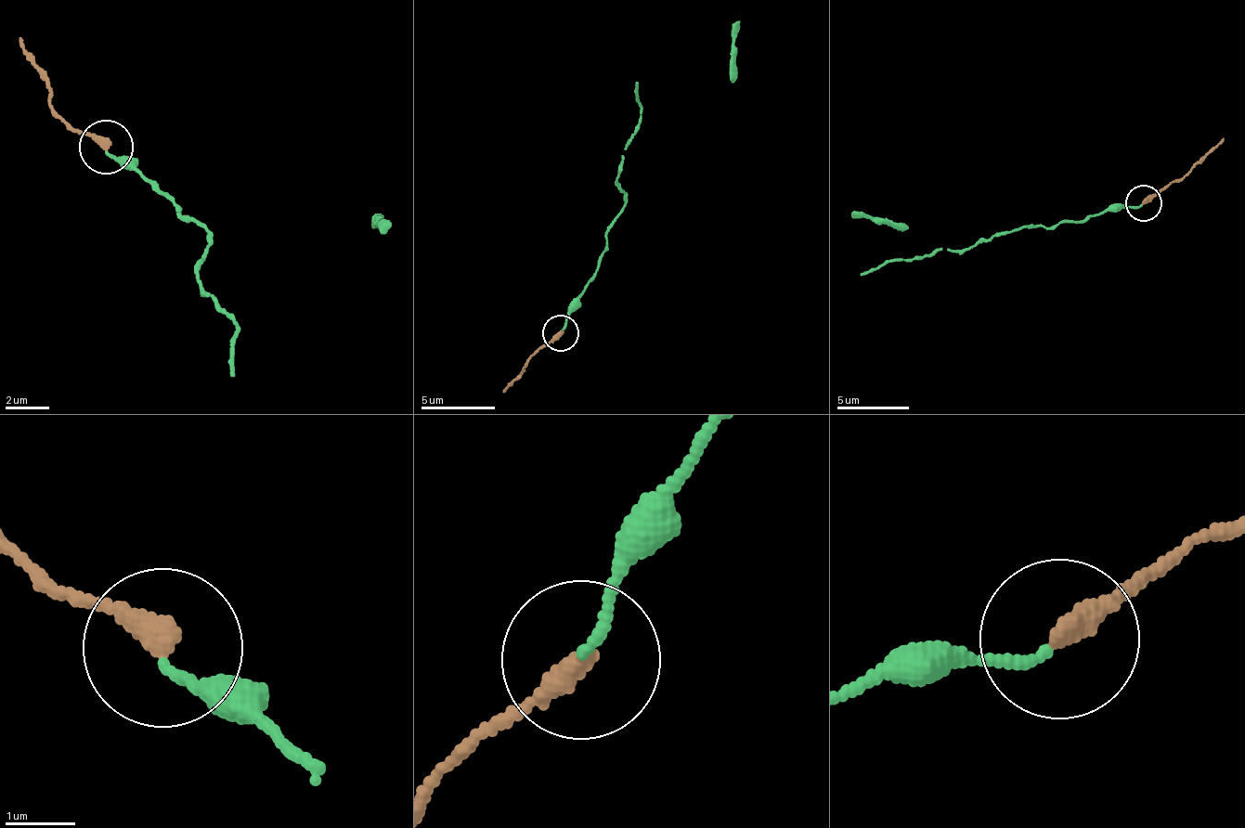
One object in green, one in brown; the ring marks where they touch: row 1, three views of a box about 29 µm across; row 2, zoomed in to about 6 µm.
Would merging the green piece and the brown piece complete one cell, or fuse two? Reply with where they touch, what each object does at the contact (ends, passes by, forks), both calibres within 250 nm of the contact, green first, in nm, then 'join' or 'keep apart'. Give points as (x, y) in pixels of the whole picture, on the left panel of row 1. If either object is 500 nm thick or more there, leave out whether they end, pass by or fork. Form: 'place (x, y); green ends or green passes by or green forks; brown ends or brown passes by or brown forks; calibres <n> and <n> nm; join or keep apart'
place (106, 147); green ends; brown ends; calibres 120 and 360 nm; join

